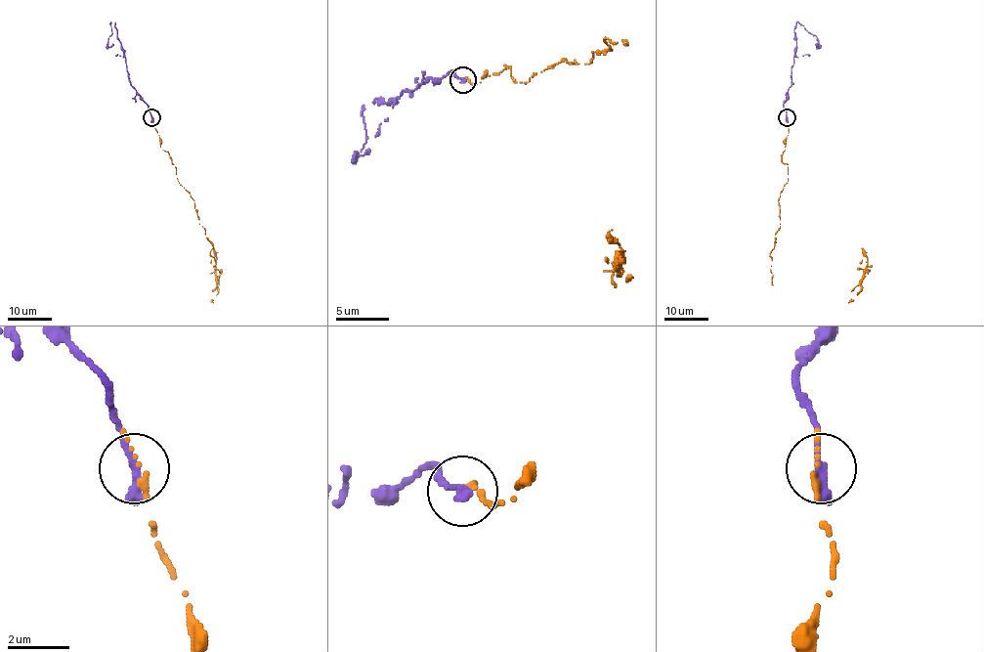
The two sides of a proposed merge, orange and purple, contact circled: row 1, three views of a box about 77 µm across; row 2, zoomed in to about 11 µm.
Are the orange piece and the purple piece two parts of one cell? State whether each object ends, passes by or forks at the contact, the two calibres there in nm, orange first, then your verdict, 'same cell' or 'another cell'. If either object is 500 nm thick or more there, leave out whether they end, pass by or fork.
orange ends | purple ends | 200/380 nm | another cell

